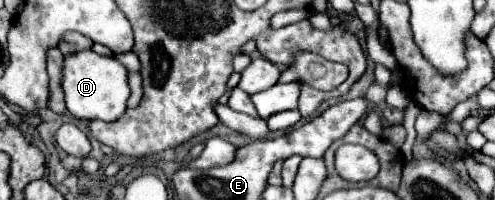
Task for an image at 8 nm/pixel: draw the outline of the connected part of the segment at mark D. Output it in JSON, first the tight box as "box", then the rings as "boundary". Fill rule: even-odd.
{"box":[62,50,130,122],"boundary":[[[92,50],[64,56],[62,90],[66,94],[68,112],[80,120],[98,120],[100,118],[104,122],[112,122],[124,114],[126,100],[130,96],[126,68],[112,56],[110,58],[98,56]]]}

